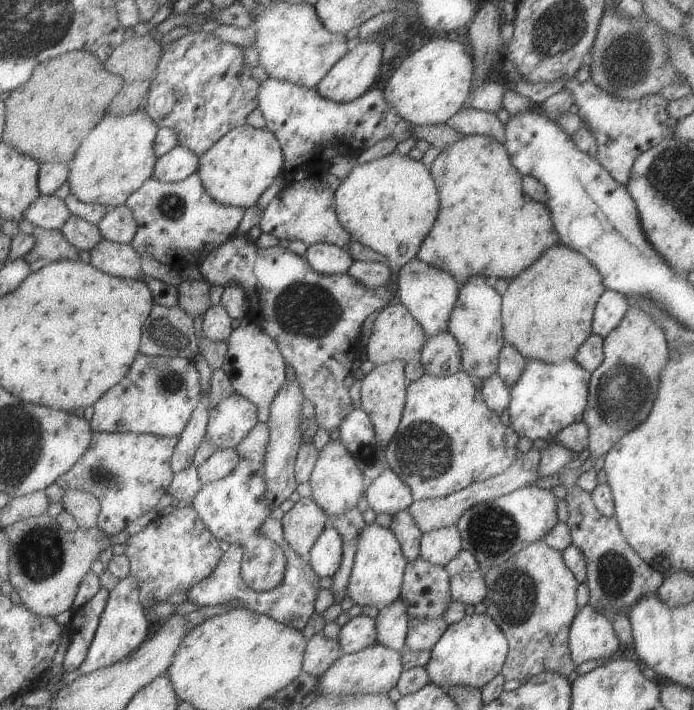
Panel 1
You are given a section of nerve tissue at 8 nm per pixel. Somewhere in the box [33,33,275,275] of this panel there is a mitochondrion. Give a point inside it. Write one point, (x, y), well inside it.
(172, 206)

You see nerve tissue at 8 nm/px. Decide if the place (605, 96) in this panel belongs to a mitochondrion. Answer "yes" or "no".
yes

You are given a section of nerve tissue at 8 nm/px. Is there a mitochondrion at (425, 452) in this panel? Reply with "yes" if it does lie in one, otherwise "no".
yes

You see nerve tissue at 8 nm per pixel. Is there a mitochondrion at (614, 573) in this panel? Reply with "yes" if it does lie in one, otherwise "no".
yes

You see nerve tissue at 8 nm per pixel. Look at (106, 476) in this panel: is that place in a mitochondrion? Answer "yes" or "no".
yes

